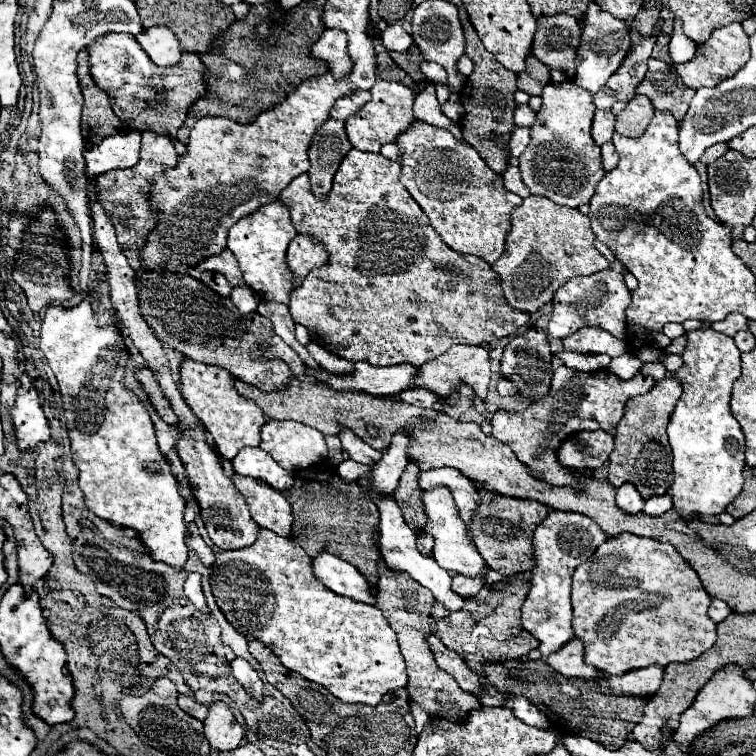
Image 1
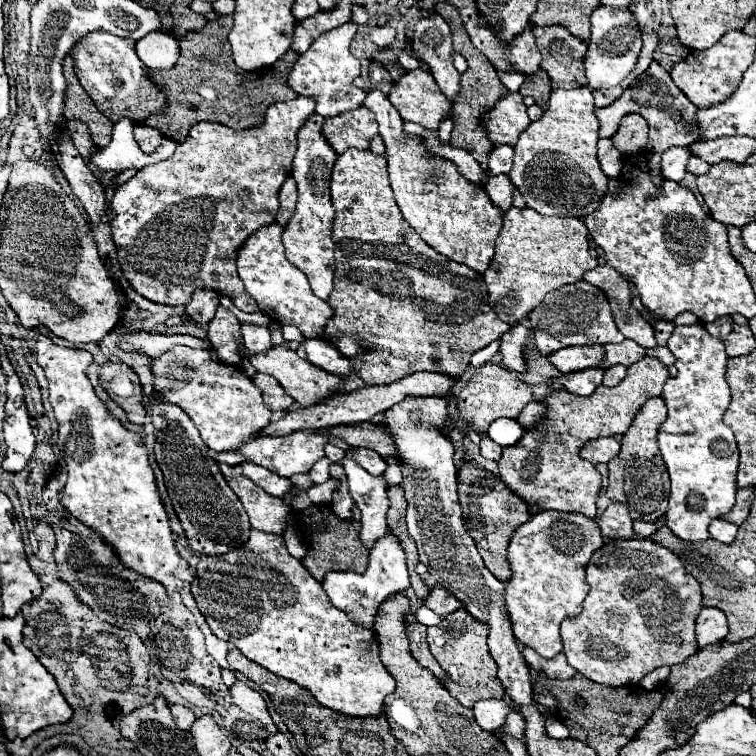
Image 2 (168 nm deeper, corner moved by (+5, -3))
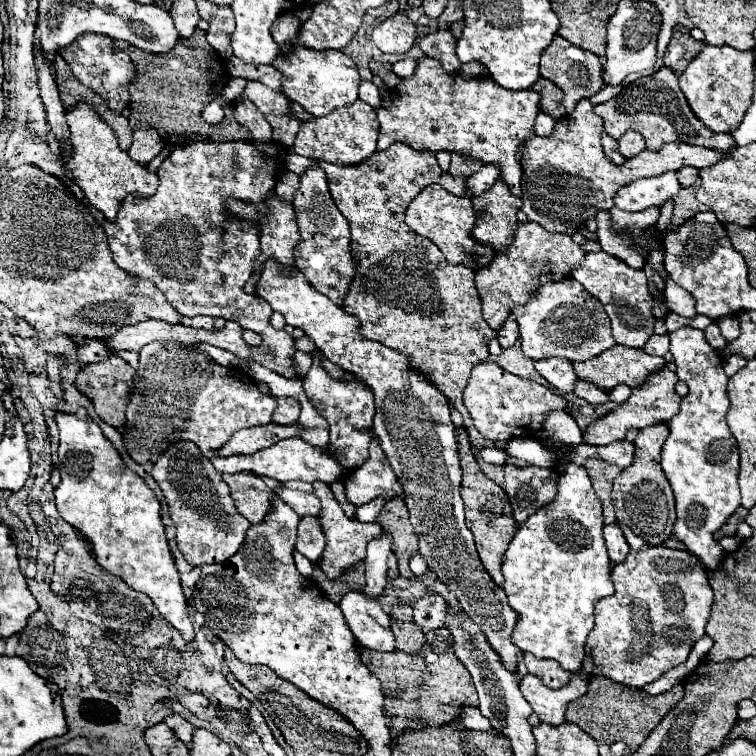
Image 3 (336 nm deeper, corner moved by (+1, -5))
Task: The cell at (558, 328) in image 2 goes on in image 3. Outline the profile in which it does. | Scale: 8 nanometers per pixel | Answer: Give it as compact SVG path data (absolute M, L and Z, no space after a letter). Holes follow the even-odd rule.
M564 278L562 282L540 288L538 296L524 306L516 306L512 316L520 326L522 352L530 360L560 356L584 362L616 346L608 314L604 314L600 300L594 300L594 296L588 294L574 278Z

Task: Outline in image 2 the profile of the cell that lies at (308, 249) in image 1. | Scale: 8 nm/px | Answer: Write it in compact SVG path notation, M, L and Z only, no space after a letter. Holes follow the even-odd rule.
M312 114L312 118L308 118L308 122L304 122L304 126L298 130L298 150L290 172L290 176L298 184L298 202L294 216L290 218L282 232L282 242L286 248L288 262L302 270L308 276L314 294L326 300L332 292L332 278L336 268L334 242L330 234L334 222L334 206L330 202L330 172L338 156L324 140L322 124L324 118L320 114Z

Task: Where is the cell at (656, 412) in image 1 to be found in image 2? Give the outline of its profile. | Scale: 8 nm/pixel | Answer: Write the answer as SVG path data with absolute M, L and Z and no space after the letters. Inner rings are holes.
M650 398L640 412L636 414L630 430L622 438L620 454L608 462L608 498L612 502L620 502L628 506L632 520L656 522L668 510L668 494L670 494L670 478L666 472L666 464L660 456L656 434L666 418L666 404L662 398Z

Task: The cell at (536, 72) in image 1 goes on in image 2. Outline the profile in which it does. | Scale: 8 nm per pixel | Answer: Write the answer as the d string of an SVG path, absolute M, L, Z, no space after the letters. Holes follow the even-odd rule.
M538 70L532 76L526 76L524 84L520 86L520 94L522 96L532 96L542 110L546 110L546 102L548 102L550 92L552 92L550 78L548 78L548 74L544 70Z

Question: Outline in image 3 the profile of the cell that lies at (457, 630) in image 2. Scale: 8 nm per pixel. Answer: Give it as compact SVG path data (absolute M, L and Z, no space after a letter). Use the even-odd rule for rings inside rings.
M444 626L426 634L422 652L406 654L400 650L394 652L376 652L360 648L360 658L368 668L380 678L386 692L386 718L392 738L402 734L408 728L420 726L440 726L450 722L466 706L476 706L476 688L472 684L468 668L456 658L452 632Z

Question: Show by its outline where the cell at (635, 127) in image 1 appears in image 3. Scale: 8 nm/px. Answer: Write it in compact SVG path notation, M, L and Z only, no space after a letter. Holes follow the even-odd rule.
M628 130L620 140L620 154L624 158L632 158L636 154L640 154L642 150L646 150L646 140L642 134L634 132L634 130Z

